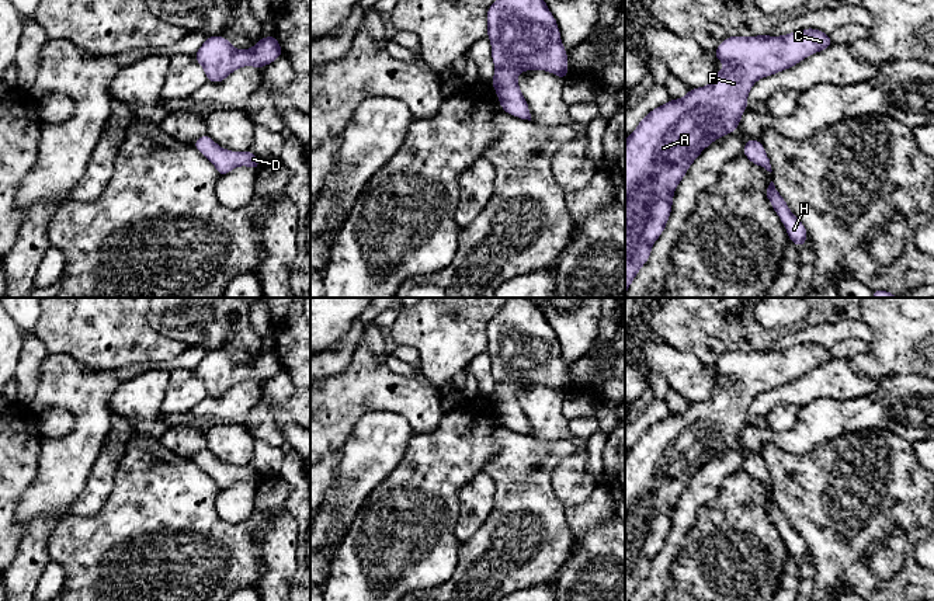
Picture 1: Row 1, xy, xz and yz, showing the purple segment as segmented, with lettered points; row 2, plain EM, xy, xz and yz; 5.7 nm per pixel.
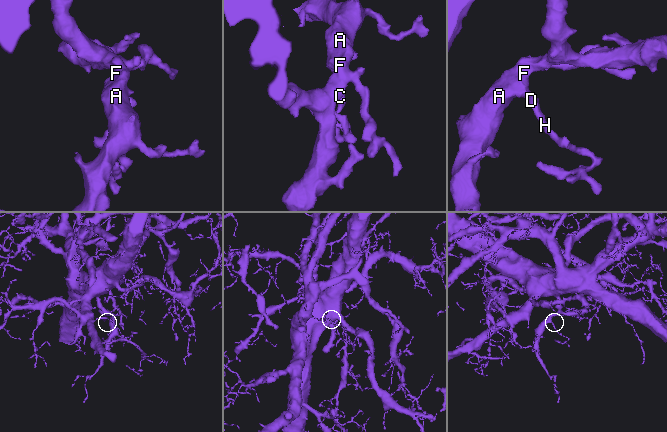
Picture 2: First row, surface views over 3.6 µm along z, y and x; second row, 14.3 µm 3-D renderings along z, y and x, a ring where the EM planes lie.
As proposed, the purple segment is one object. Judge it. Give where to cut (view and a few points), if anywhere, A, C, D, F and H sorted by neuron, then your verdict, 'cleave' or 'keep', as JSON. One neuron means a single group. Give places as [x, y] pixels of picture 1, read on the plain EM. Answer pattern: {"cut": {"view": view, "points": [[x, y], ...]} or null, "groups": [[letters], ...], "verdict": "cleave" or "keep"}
{"cut": null, "groups": [["A", "C", "D", "F", "H"]], "verdict": "keep"}

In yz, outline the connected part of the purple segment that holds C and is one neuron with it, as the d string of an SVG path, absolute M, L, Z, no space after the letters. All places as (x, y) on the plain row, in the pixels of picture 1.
M816 343L798 344L787 350L733 350L723 354L713 371L726 382L716 386L705 402L690 403L680 414L647 427L625 455L625 601L650 573L655 556L663 548L671 528L674 504L690 480L713 455L735 447L749 421L753 399L767 390L787 385L805 372L833 359L831 351Z

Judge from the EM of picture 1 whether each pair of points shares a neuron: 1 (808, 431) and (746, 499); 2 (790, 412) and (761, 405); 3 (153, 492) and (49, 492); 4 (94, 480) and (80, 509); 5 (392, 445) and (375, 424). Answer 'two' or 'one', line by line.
1: two
2: two
3: two
4: one
5: one

